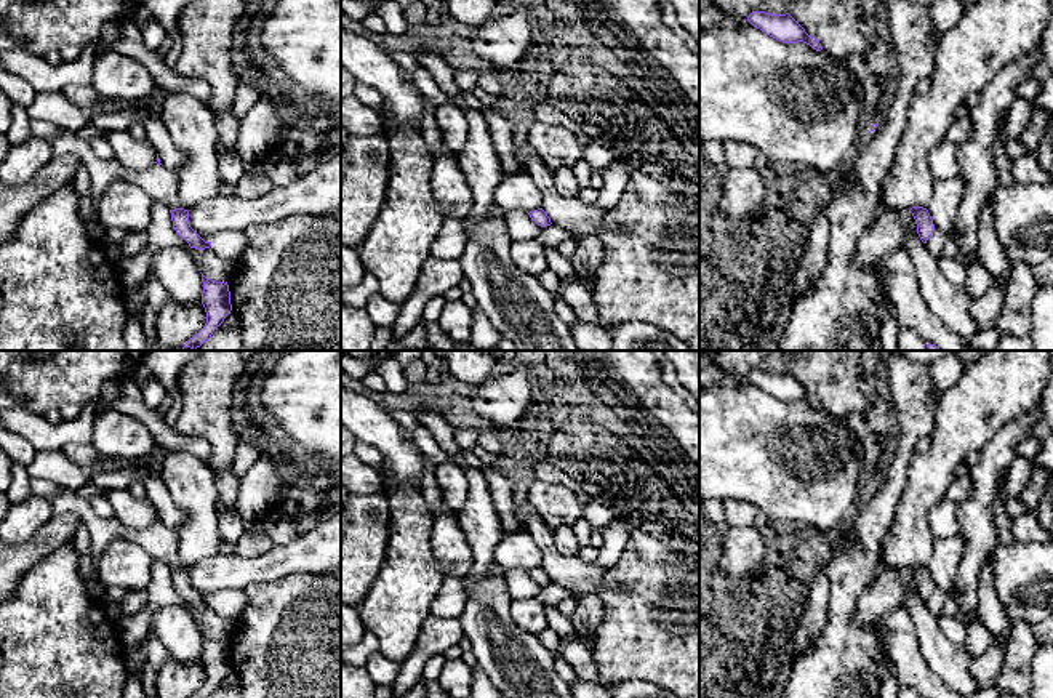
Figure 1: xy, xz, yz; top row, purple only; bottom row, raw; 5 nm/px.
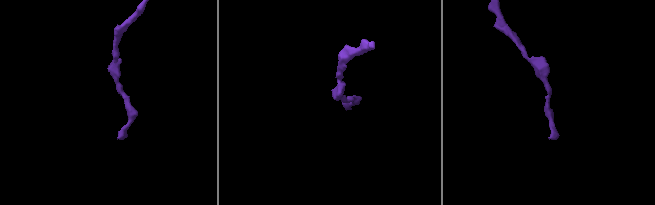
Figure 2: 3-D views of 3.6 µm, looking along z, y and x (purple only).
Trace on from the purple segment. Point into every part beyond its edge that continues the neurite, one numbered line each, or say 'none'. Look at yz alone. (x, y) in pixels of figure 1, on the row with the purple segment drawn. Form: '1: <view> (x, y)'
none

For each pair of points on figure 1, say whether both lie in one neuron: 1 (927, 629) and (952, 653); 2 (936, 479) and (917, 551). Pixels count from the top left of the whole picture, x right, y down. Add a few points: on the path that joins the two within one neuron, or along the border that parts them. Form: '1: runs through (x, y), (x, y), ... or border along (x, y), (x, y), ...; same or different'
1: runs through (933, 636), (946, 649); same
2: runs through (919, 497), (917, 533); same

